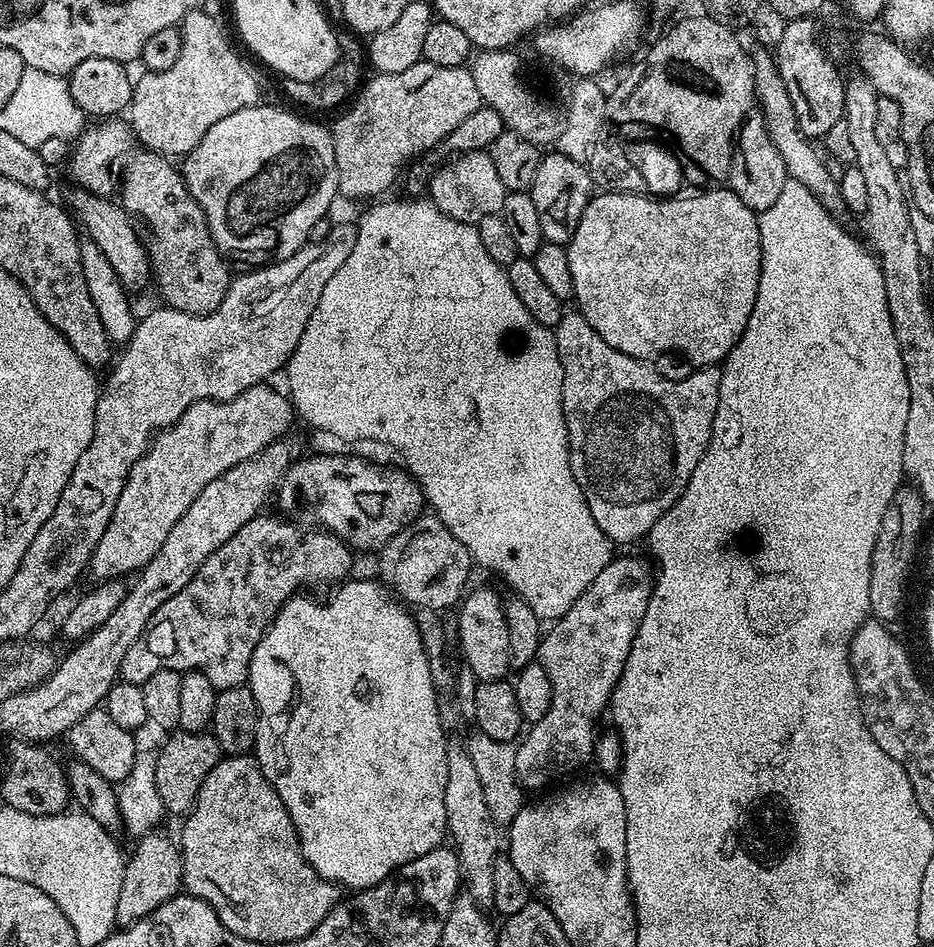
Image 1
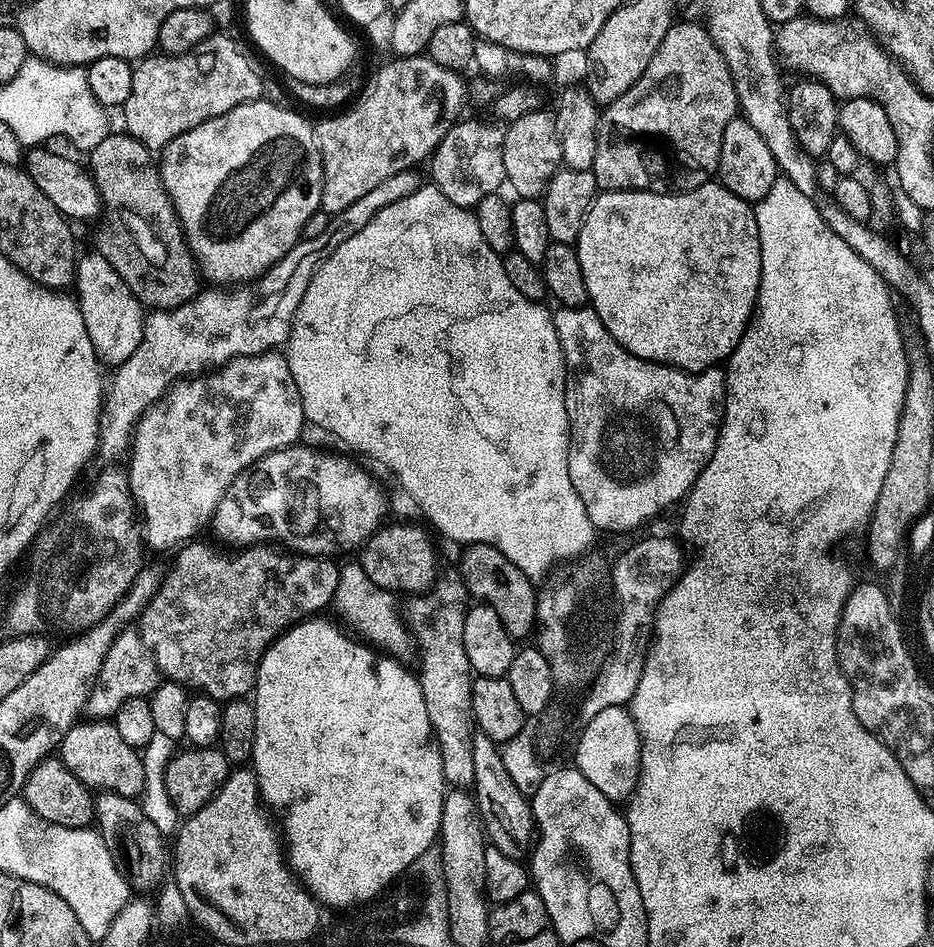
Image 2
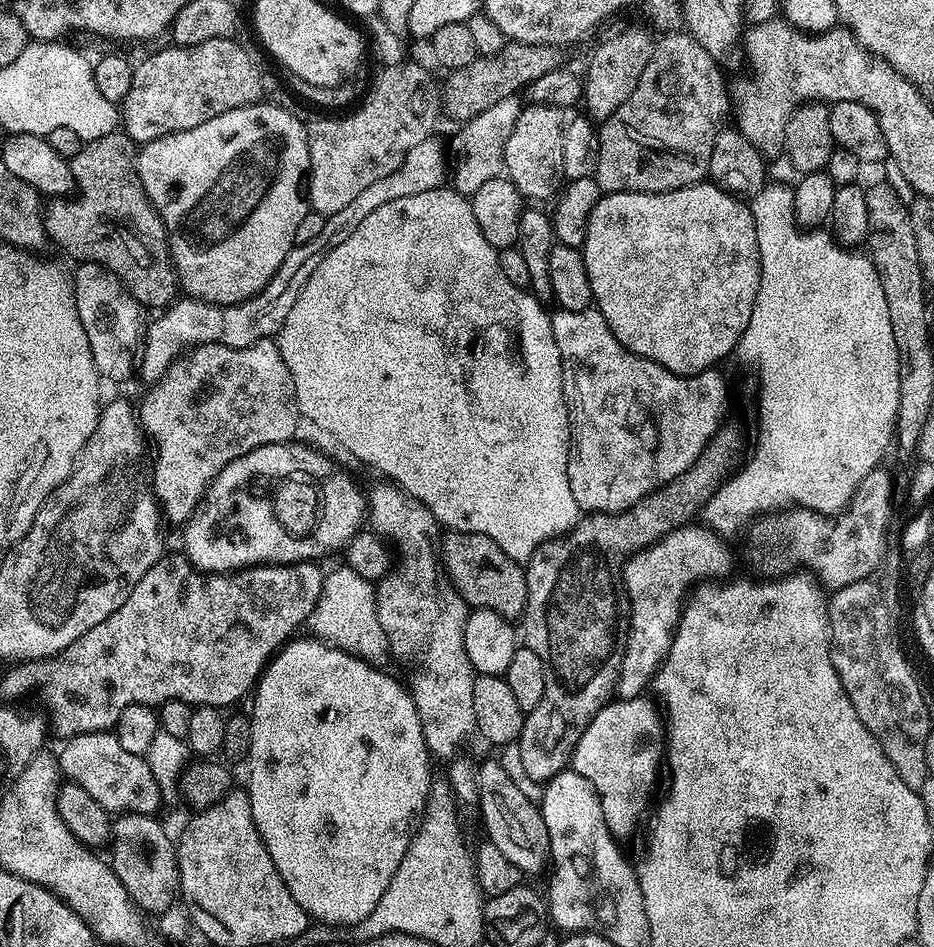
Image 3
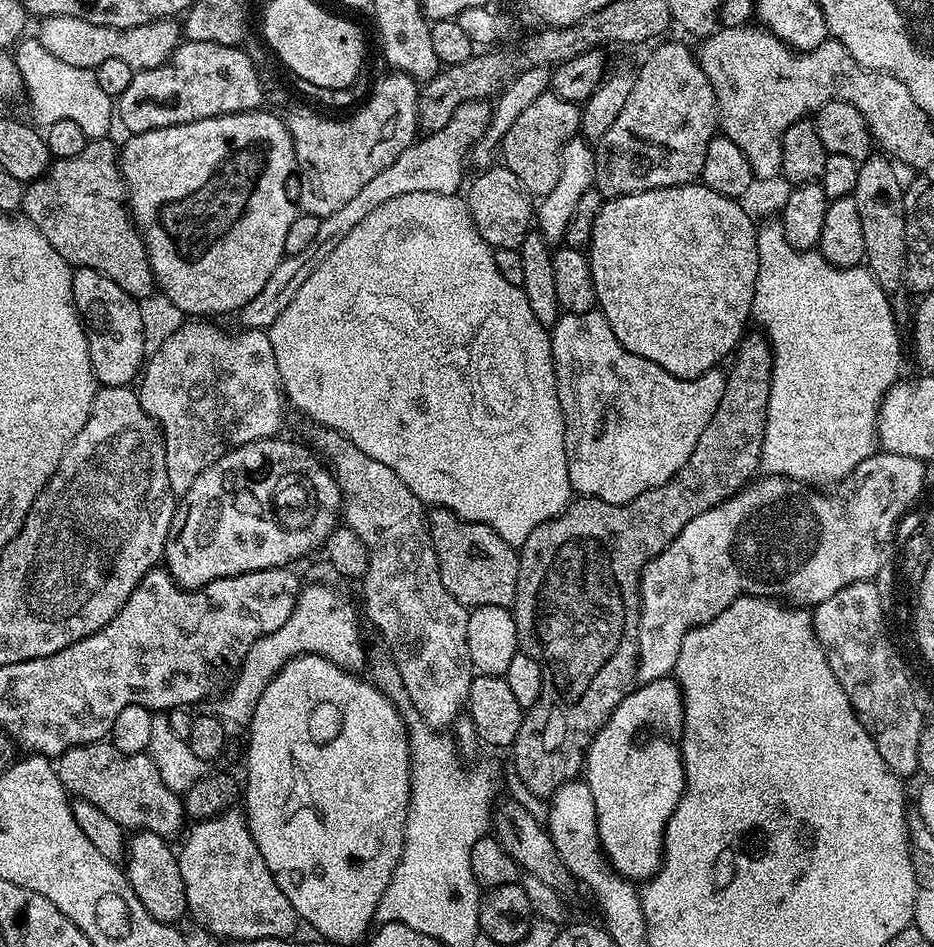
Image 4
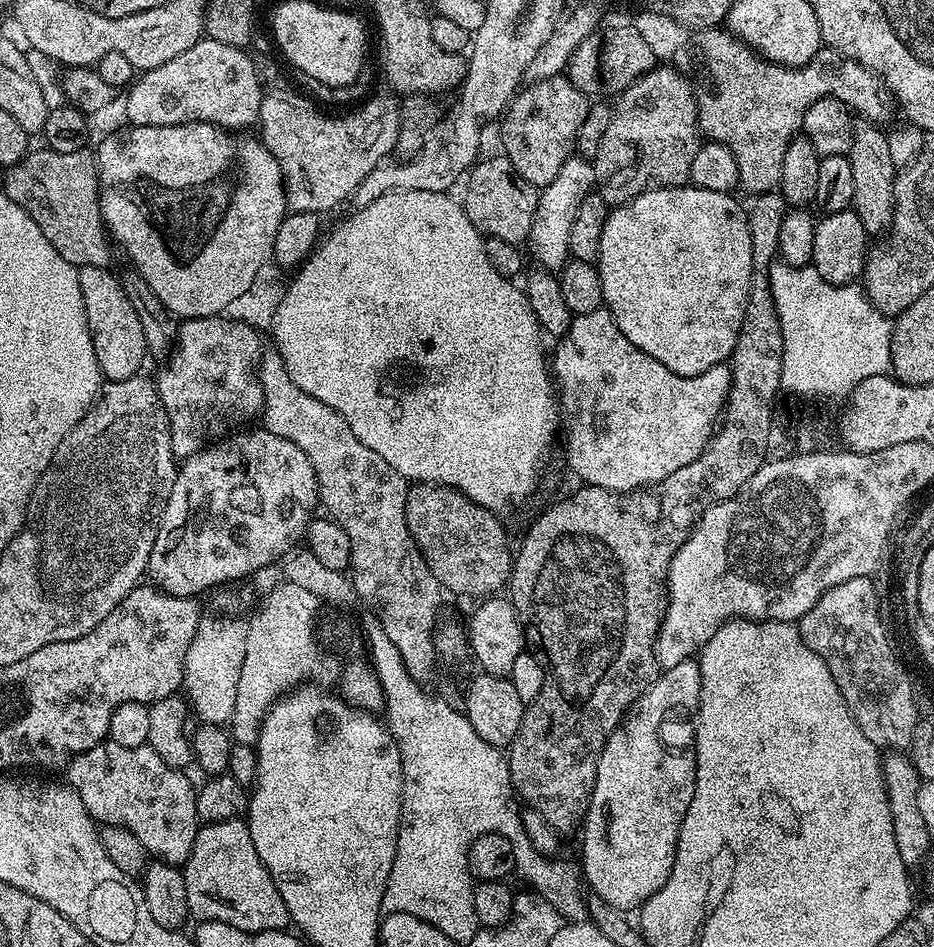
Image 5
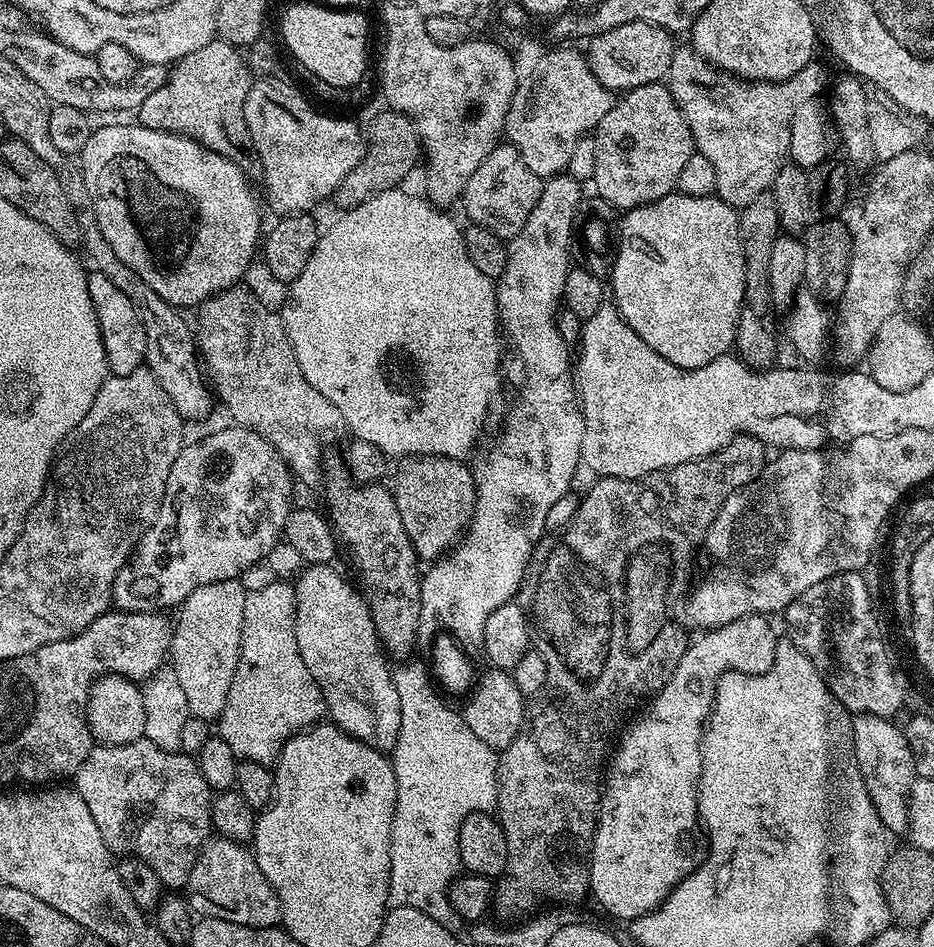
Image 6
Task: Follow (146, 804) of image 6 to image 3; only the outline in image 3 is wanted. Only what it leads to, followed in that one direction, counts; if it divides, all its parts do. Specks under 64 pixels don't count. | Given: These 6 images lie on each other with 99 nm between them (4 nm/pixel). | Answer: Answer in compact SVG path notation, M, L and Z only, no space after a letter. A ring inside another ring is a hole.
M115 731L91 732L69 736L58 751L58 768L69 781L76 783L109 814L126 812L155 813L162 804L158 782L150 770L147 759L130 754L118 742Z

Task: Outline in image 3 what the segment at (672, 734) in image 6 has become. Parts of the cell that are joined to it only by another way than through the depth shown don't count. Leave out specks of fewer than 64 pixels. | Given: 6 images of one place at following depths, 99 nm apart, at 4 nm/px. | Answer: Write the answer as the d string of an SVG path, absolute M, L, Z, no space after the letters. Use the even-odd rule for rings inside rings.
M613 699L599 708L592 715L592 721L586 726L582 738L578 738L576 748L572 751L571 771L582 774L594 786L602 802L602 814L606 814L606 824L610 826L613 836L623 838L636 828L644 807L648 804L648 795L656 784L656 771L662 768L662 722L656 718L656 712L644 701Z

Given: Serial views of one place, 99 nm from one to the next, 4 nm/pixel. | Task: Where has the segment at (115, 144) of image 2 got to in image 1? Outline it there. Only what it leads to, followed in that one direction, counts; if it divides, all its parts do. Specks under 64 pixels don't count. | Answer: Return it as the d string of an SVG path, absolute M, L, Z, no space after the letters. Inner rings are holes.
M133 151L123 165L124 177L118 180L118 203L132 219L148 251L154 288L156 284L157 294L164 299L161 301L179 312L205 316L222 306L234 276L228 273L229 261L214 246L214 238L210 238L206 218L188 193L181 169L172 164L175 163L169 157L158 152Z

